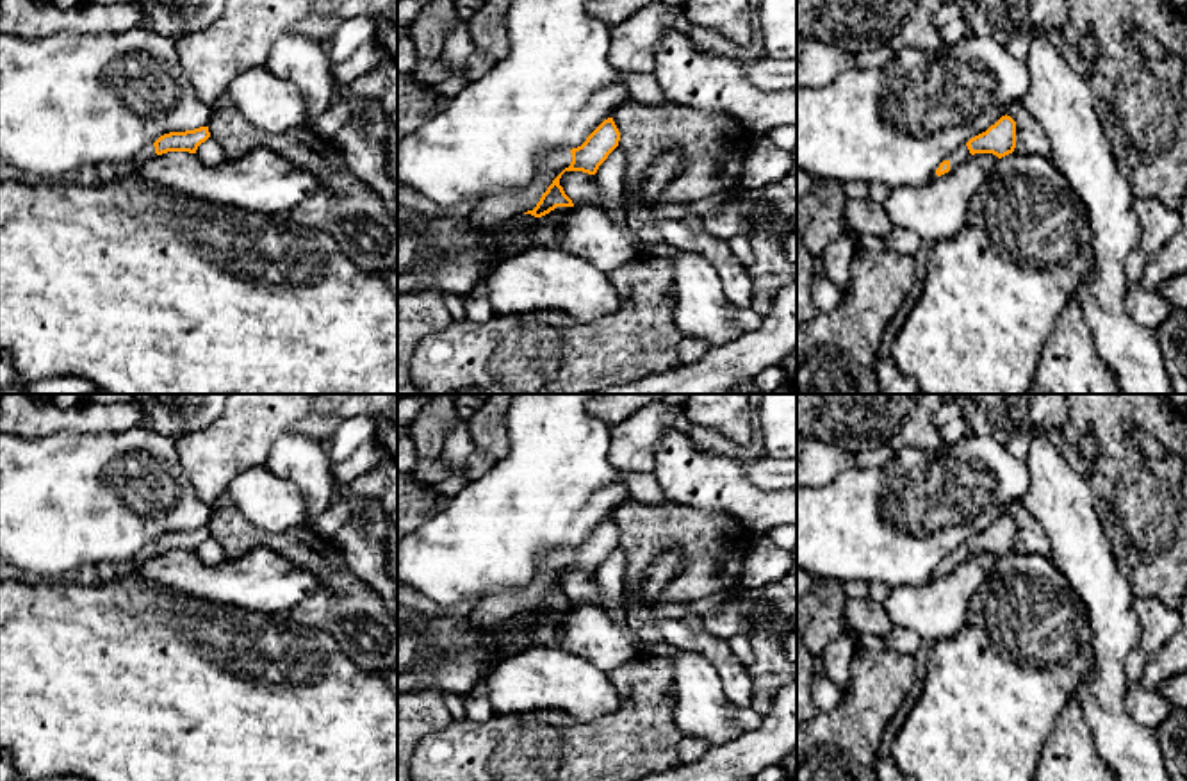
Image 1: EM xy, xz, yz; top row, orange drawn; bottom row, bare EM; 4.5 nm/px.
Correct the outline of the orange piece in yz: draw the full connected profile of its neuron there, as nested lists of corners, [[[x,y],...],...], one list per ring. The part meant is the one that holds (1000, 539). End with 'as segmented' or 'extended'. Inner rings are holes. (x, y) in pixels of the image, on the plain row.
[[[1002,515],[986,531],[971,537],[966,544],[955,547],[936,569],[932,580],[945,576],[961,565],[970,555],[993,553],[998,558],[1012,553],[1016,547],[1016,521],[1011,515]]]; extended

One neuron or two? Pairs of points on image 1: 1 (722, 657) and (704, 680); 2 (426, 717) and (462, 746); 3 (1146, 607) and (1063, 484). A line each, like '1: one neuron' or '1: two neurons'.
1: two neurons
2: two neurons
3: two neurons

